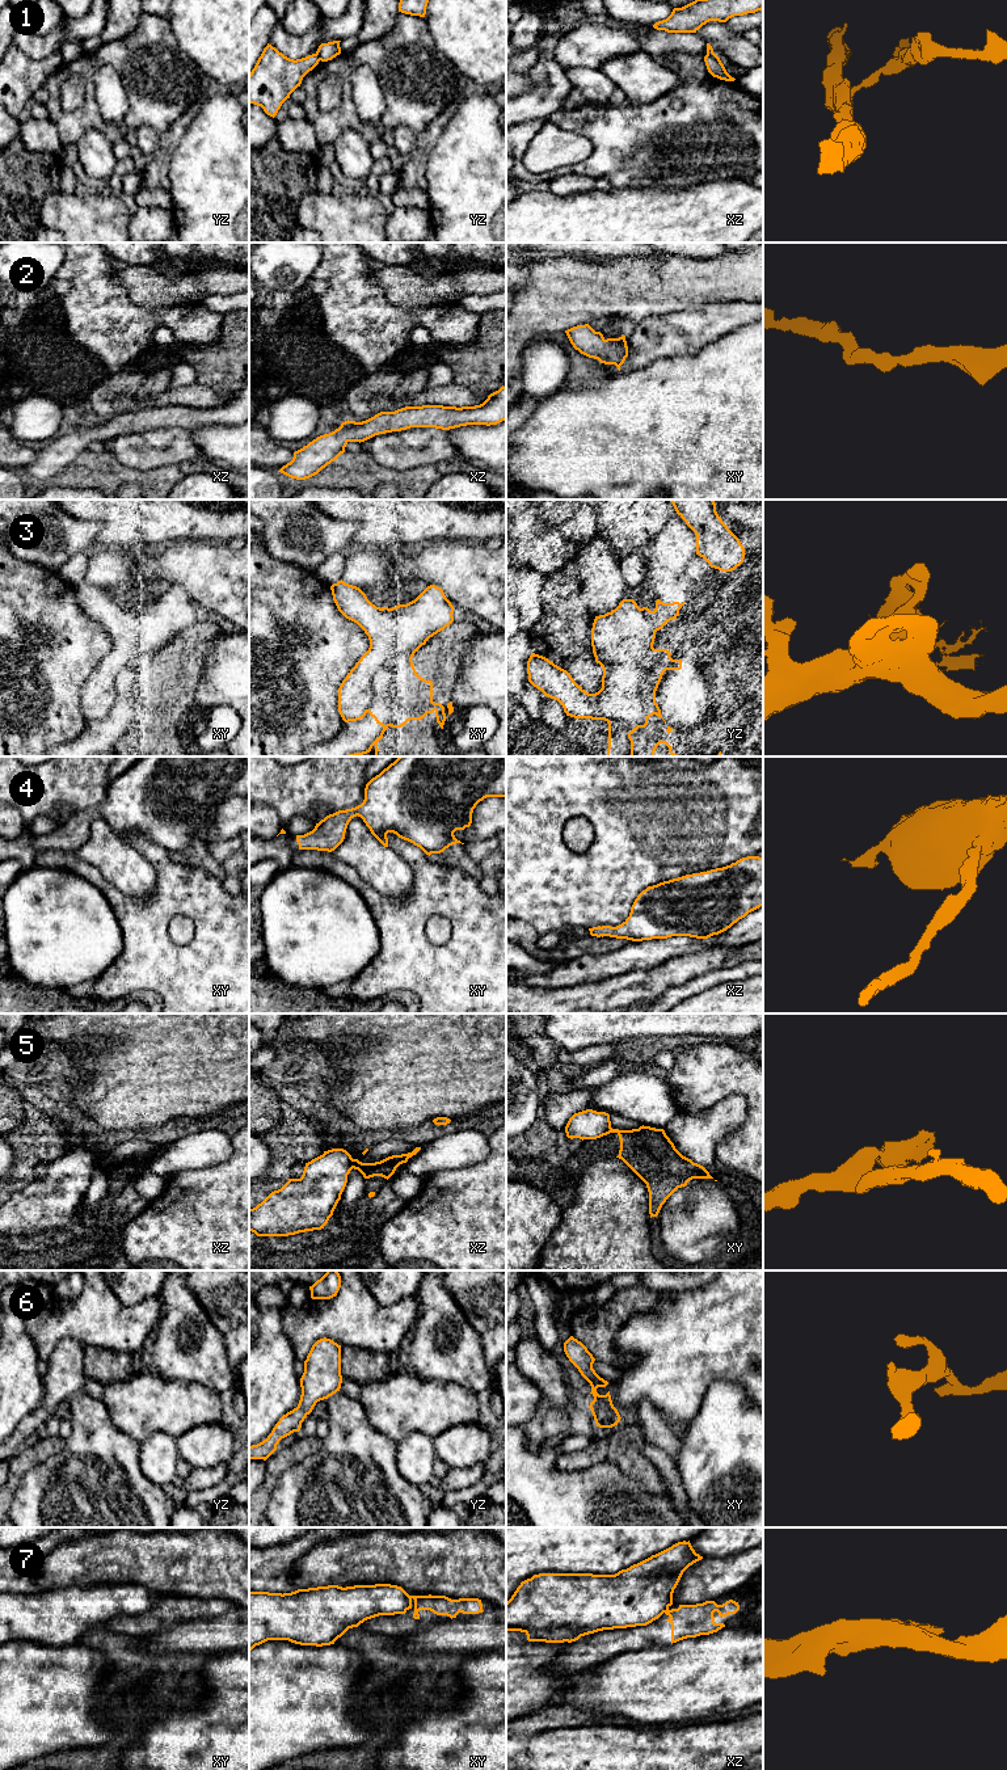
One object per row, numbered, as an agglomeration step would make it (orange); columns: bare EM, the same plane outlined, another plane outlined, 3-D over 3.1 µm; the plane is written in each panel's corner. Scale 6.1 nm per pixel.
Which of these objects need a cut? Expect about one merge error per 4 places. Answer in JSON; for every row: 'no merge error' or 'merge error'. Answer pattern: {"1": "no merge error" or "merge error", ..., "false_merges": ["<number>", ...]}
{"1": "merge error", "2": "no merge error", "3": "merge error", "4": "no merge error", "5": "merge error", "6": "no merge error", "7": "merge error", "false_merges": ["1", "3", "5", "7"]}

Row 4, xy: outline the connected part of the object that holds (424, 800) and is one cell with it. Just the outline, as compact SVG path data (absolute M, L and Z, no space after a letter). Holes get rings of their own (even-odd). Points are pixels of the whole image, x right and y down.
M399 757L366 784L361 805L326 816L312 831L296 835L296 842L299 850L332 852L344 842L349 822L358 816L384 847L388 847L387 834L393 833L430 856L462 843L454 833L471 826L473 809L486 797L506 797L506 757Z

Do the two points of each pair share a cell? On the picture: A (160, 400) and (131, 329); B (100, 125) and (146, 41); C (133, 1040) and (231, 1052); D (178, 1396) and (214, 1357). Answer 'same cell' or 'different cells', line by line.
A: different cells
B: same cell
C: same cell
D: different cells

